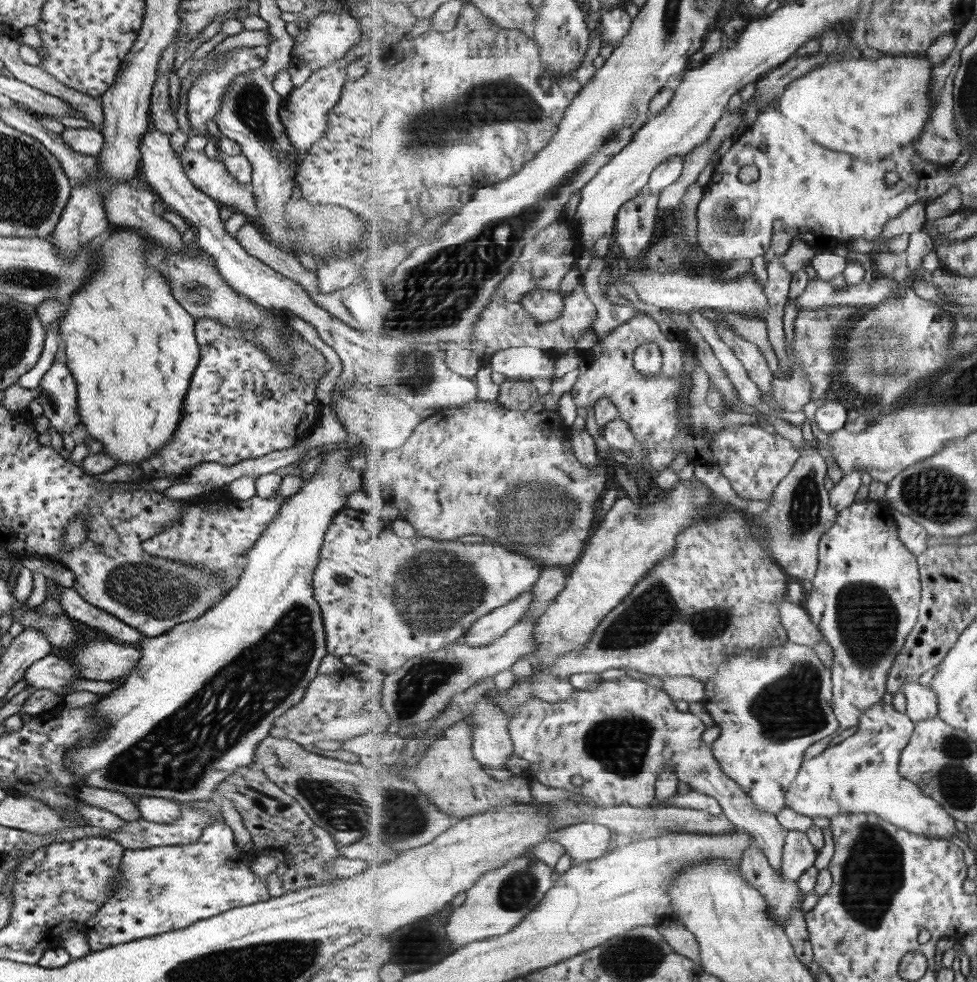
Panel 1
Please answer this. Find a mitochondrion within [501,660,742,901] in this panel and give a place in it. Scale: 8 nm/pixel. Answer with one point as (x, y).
(619, 743)

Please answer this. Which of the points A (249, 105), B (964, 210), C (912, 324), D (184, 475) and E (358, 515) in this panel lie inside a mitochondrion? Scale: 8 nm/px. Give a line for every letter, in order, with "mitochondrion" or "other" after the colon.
A: mitochondrion
B: other
C: mitochondrion
D: other
E: other

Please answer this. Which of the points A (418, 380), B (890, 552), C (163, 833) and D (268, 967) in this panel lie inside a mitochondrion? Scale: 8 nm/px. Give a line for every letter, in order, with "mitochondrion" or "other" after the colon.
A: mitochondrion
B: other
C: other
D: mitochondrion

